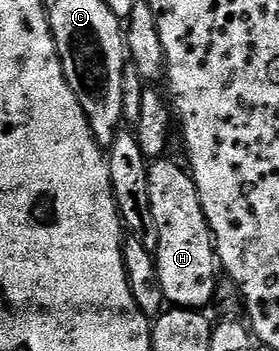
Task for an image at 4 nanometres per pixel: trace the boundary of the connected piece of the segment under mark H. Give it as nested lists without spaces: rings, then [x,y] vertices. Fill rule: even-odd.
[[[163,156],[148,168],[150,208],[154,212],[154,224],[158,224],[158,248],[154,251],[157,278],[161,281],[165,303],[176,308],[200,310],[216,296],[216,248],[191,173],[169,158]]]

